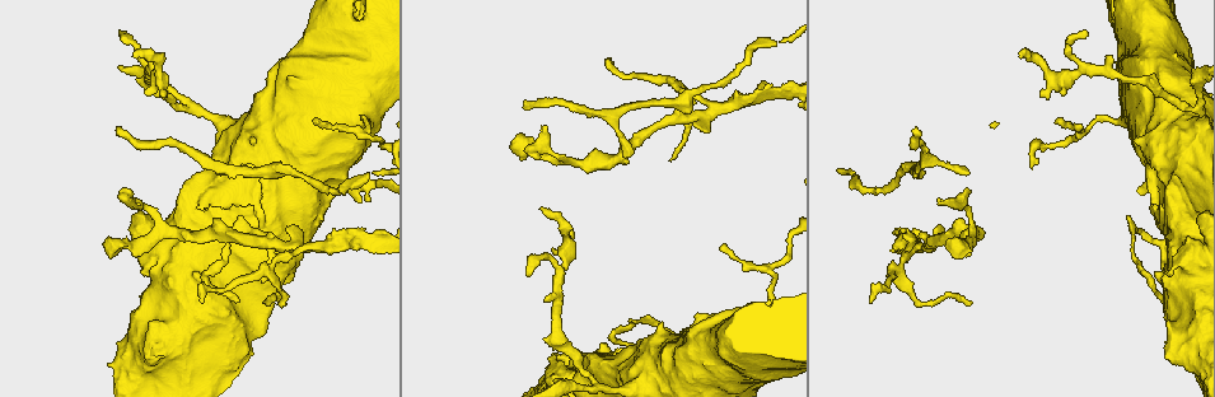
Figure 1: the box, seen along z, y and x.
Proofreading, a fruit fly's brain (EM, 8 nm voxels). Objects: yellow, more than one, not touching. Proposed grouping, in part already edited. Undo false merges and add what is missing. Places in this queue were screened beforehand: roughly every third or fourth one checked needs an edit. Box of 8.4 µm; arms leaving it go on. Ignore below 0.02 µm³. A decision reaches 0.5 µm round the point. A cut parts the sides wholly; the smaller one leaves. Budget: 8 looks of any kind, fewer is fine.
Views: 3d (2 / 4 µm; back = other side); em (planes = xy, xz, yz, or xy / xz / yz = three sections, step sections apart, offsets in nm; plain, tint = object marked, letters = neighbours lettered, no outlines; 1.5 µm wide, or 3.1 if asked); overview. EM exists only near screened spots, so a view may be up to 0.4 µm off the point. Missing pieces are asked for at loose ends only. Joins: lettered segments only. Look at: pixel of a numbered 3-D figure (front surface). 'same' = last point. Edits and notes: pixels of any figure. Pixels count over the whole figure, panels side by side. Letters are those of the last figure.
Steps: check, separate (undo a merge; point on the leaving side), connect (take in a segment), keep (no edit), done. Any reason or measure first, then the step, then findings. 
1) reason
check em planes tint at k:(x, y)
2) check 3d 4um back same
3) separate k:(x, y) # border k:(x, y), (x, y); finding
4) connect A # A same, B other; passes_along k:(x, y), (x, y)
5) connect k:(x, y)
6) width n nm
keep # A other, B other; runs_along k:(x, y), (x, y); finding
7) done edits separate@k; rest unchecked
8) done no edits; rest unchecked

free end
check 3d 2um at 1:(919, 132)

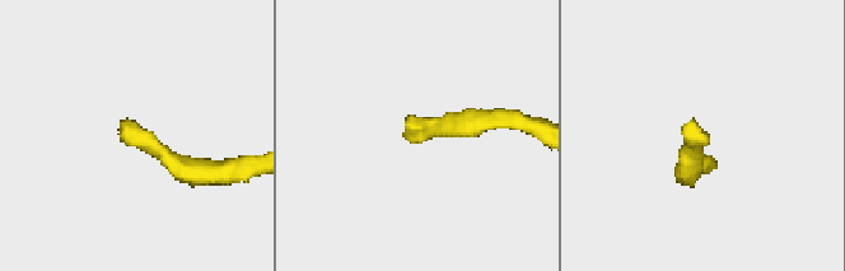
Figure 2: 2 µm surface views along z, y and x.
check em yz step 4 letters at 2:(699, 129)

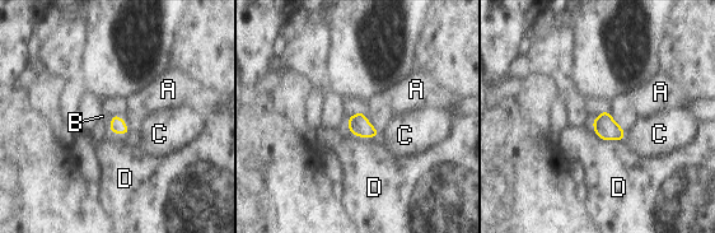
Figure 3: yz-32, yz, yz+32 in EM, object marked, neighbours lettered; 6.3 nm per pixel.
connect B # A other, B same, C other, D other; passes_along 3:(118, 126), (112, 121), (102, 116); it goes on there

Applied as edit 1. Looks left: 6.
an open end
check 3d 4um at 1:(543, 207)

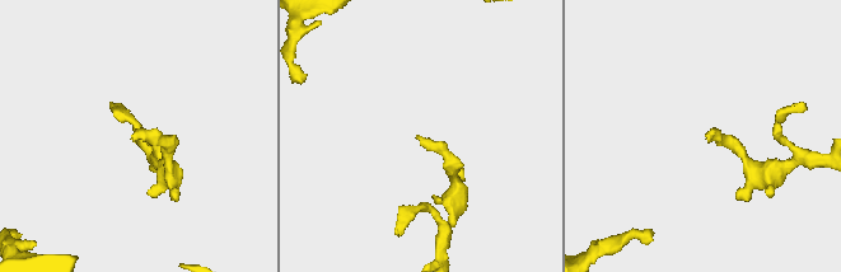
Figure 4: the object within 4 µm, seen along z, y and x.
need the tissue
check em xy step 8 letters at 4:(709, 143)

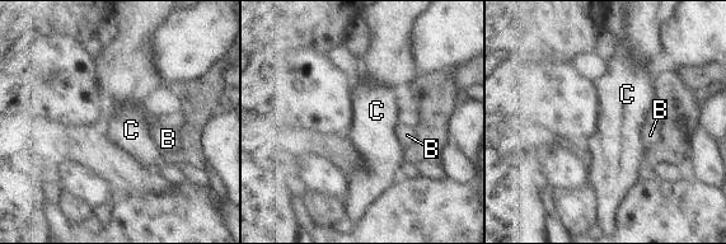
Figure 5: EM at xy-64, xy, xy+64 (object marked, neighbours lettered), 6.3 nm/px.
check em planes letters same

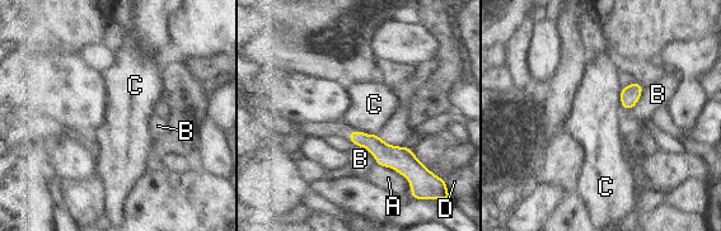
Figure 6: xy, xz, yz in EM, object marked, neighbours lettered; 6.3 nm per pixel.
keep # A other, B other, C other, D other; border 6:(644, 86), (638, 100), (626, 112); none of them fits

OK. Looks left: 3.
thin end
check em planes letters at 1:(627, 157)

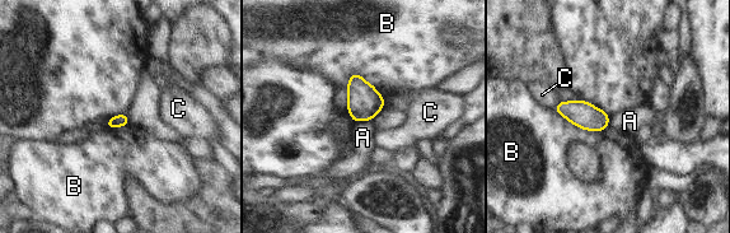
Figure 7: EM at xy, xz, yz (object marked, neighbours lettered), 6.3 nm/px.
keep # A other, B other, C other; border 7:(371, 120), (355, 122); no lettered segment goes on from it

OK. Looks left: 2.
done edits connect@3; rest unchecked

